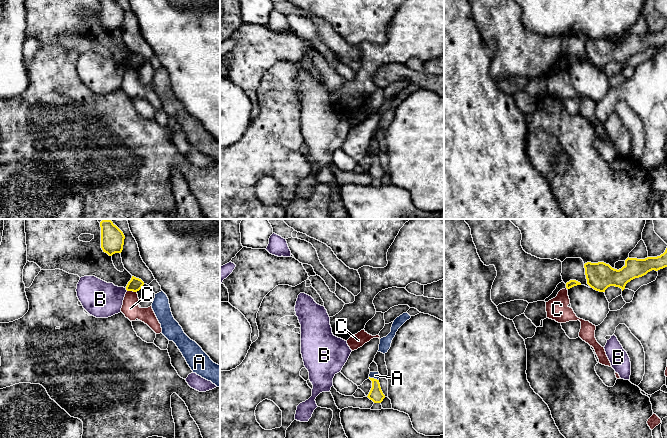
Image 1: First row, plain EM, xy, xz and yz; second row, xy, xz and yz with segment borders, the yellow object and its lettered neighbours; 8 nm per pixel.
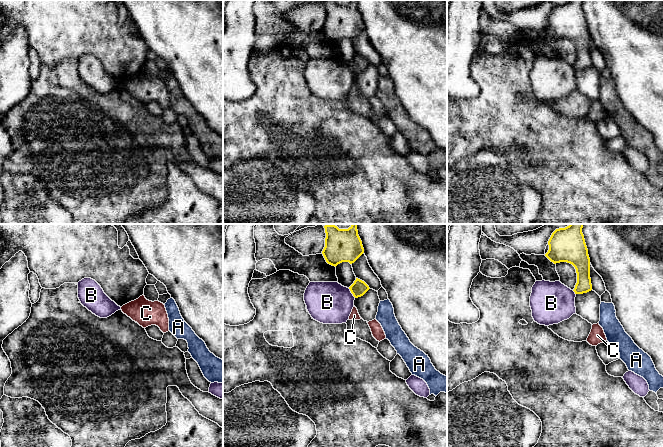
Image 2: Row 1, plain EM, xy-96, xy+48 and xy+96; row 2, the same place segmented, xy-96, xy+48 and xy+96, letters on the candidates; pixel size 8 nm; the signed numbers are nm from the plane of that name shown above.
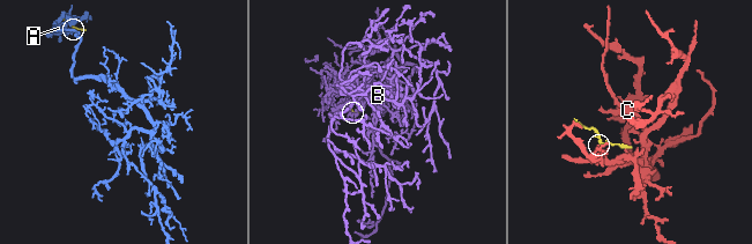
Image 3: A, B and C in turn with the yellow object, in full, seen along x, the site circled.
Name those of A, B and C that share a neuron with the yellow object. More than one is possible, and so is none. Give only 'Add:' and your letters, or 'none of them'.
Add: none of them

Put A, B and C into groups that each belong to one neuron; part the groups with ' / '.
A / B / C

